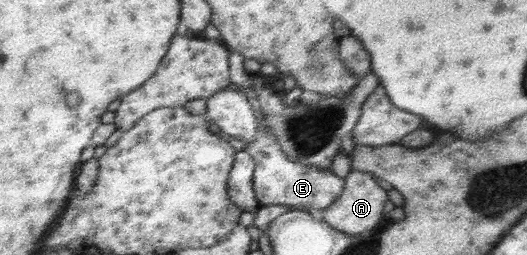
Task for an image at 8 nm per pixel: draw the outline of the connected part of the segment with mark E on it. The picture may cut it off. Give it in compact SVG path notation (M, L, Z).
M259 125L255 141L247 147L246 153L253 156L256 166L253 172L252 188L259 206L287 205L290 209L309 214L318 214L329 207L343 191L344 179L332 170L320 170L291 161L277 143L277 137L269 133L267 126Z

